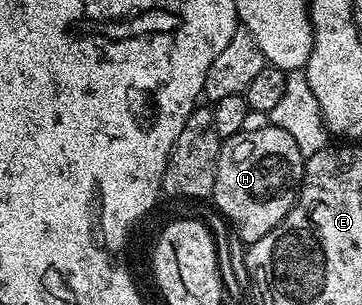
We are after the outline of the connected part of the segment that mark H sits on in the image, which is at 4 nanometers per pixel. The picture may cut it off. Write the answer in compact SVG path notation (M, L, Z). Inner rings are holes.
M267 123L266 128L253 128L247 127L241 132L237 132L234 136L225 137L221 141L218 150L218 161L216 162L216 170L214 171L214 190L212 193L212 201L214 200L213 207L217 209L222 216L225 217L226 223L232 229L233 235L239 236L243 245L249 246L252 242L256 242L260 238L264 238L264 234L268 234L268 230L272 230L277 224L288 214L288 210L292 210L296 193L300 187L300 181L304 175L304 157L300 154L300 146L296 146L296 141L290 137L285 130L280 130L275 124Z

